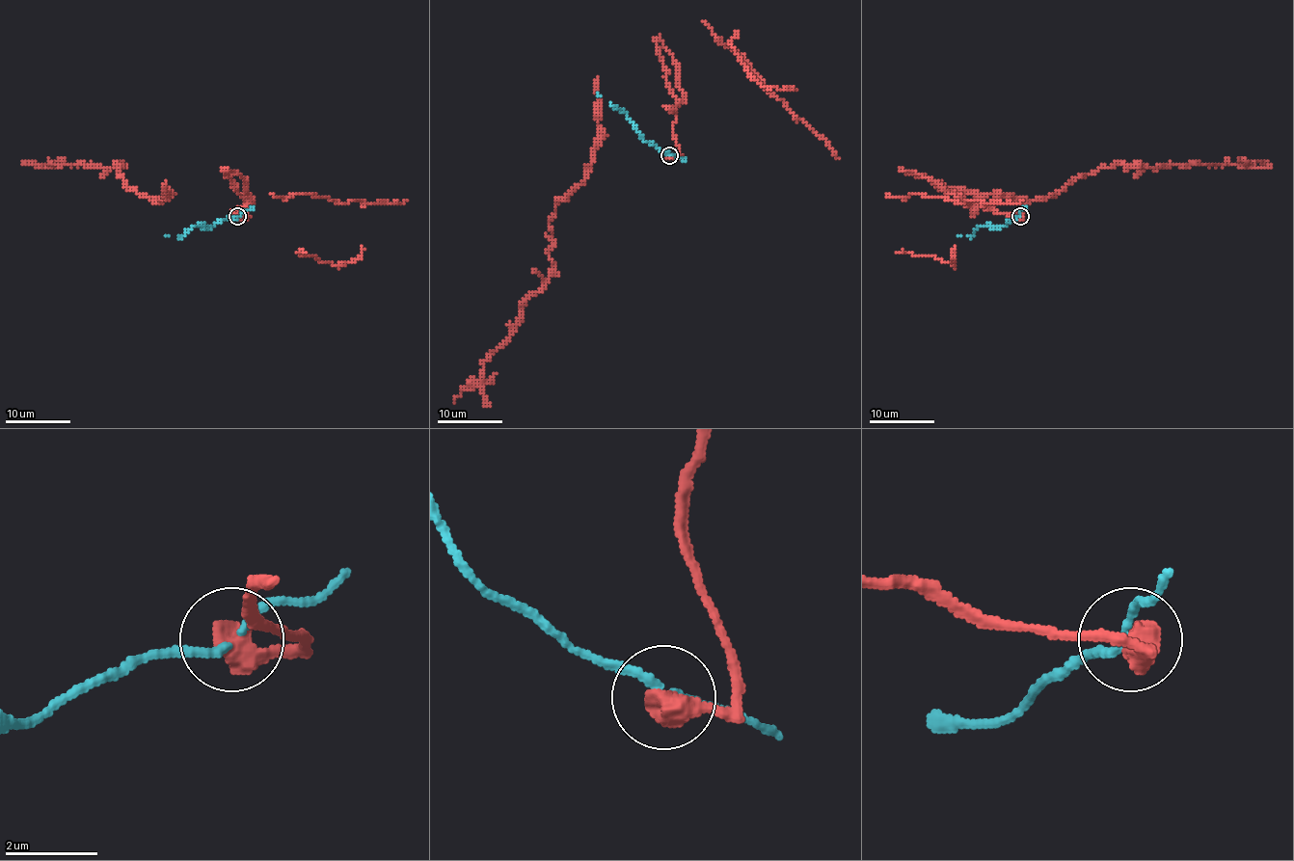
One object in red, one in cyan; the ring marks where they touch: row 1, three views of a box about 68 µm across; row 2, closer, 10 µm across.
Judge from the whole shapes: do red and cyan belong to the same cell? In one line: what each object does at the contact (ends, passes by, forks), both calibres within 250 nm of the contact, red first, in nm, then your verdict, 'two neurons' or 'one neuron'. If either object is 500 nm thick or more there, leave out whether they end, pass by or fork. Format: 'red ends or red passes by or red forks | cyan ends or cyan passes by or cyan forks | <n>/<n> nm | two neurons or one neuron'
600/150 nm | two neurons

